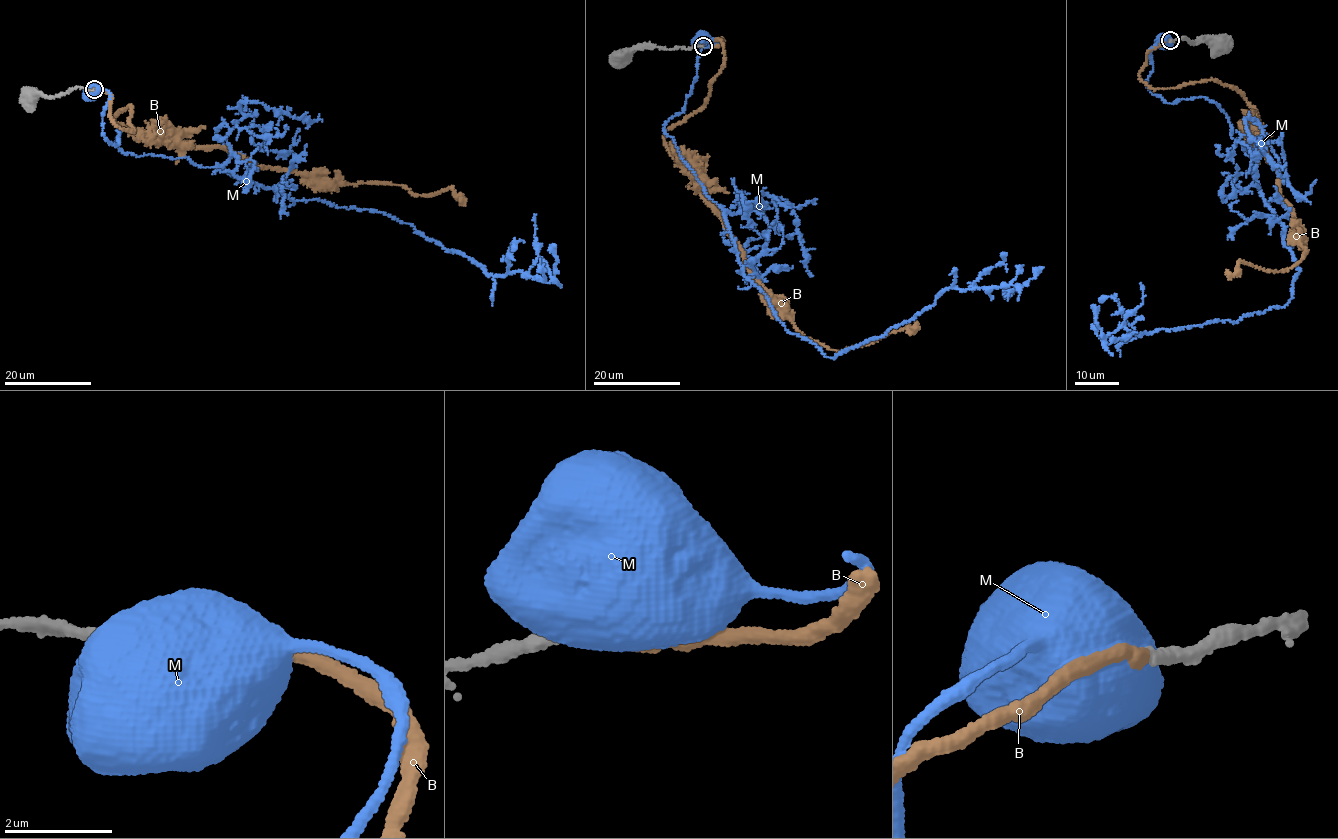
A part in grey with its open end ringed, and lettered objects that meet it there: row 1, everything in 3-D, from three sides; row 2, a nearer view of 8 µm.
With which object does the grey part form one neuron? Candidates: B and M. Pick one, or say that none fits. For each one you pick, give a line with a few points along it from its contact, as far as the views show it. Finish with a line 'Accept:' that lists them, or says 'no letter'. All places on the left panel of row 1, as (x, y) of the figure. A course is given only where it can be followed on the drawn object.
B: it runs (94, 90), (122, 128), (129, 105), (114, 120), (258, 167), (458, 199)
Accept: B

